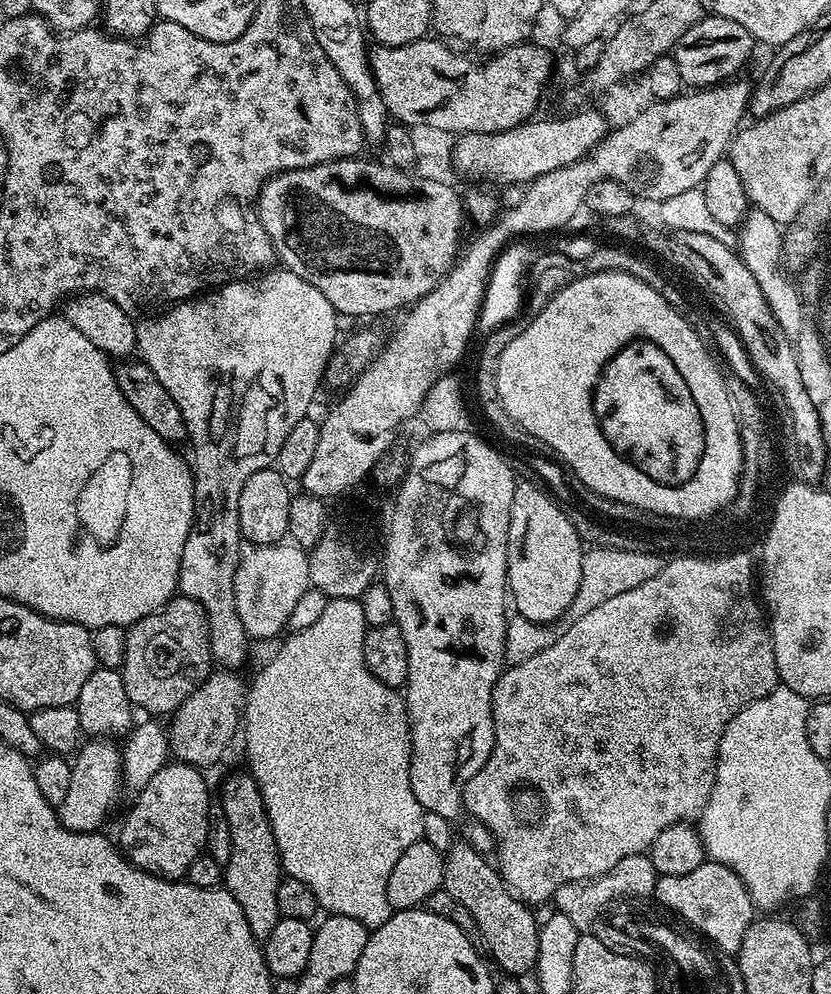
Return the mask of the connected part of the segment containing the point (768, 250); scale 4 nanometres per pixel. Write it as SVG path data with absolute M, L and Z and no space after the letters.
M751 209L738 230L738 254L758 281L778 324L787 335L792 336L804 326L804 305L780 268L779 251L782 250L782 241L779 228L780 225L764 211Z

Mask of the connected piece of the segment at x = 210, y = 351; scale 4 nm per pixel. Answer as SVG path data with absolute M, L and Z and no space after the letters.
M268 270L263 274L256 274L243 280L233 280L231 284L223 284L221 288L209 290L183 302L177 302L167 310L161 311L159 313L161 316L157 320L150 321L148 325L144 325L143 322L136 325L136 352L139 359L148 364L150 370L154 370L158 382L162 382L162 386L166 386L170 398L174 398L174 402L178 402L178 410L182 410L182 418L188 431L187 439L192 440L190 464L193 474L192 481L194 482L194 518L192 519L192 529L186 538L186 546L182 550L178 588L183 595L194 598L203 606L204 613L208 615L212 658L224 670L243 669L243 664L248 660L248 644L250 645L250 637L242 626L242 618L238 618L238 606L234 598L234 578L242 555L242 547L240 548L242 537L238 526L238 498L242 494L242 486L246 486L246 478L250 478L250 474L263 468L271 468L277 463L277 456L282 444L286 441L287 434L300 419L309 415L308 407L311 406L312 399L315 398L316 391L320 388L320 380L322 384L325 379L328 361L332 359L334 349L337 347L336 320L338 321L338 314L334 310L334 306L330 306L330 302L326 302L326 294L322 294L317 288L310 286L310 282L298 278L298 274L287 270L272 271Z

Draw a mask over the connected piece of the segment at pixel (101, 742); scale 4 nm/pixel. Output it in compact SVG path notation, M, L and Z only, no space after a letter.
M92 738L75 753L70 774L70 790L66 798L62 798L62 802L55 805L56 816L62 822L62 826L66 826L66 830L95 832L103 829L104 819L111 814L116 799L119 798L120 792L122 793L122 752L117 745L115 748L112 744L115 743L108 738Z

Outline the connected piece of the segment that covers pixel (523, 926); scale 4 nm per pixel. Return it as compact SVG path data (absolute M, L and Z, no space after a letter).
M460 842L446 852L444 857L443 887L466 910L470 910L475 931L484 935L484 944L488 947L487 955L492 955L491 963L512 978L524 978L536 967L538 958L538 934L540 926L535 922L534 911L523 900L517 898L500 877L499 871L487 864L485 857L471 848L467 842Z

